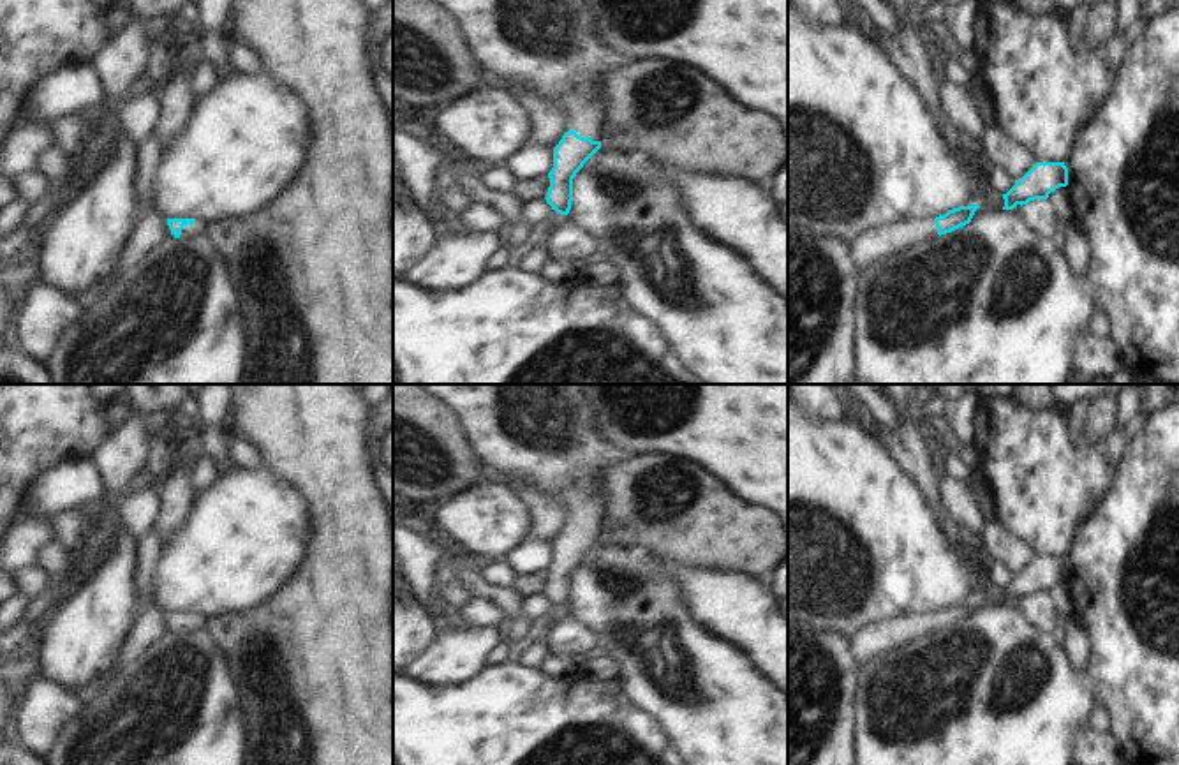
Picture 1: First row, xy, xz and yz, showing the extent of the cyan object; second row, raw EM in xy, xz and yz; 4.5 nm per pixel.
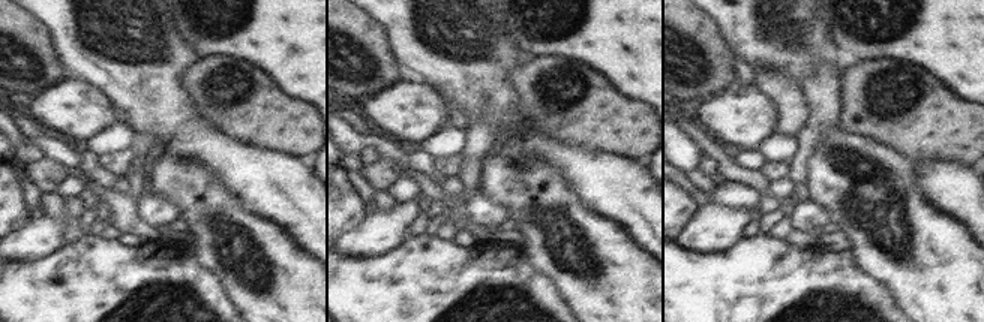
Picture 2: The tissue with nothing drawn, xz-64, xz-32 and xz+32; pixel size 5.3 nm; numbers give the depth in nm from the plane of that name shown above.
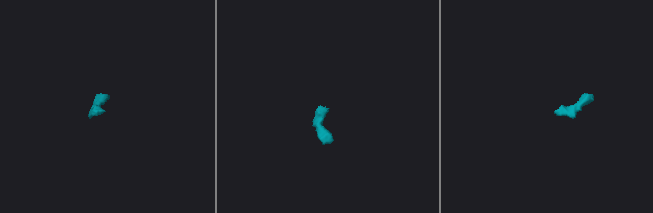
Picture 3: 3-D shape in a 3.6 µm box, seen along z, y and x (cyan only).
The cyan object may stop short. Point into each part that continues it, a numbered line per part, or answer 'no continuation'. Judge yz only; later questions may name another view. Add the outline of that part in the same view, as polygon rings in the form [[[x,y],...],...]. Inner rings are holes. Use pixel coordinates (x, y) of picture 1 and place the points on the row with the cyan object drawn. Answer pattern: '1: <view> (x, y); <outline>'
1: yz (878, 244); [[[913,219],[872,229],[848,245],[851,264],[862,271],[878,261],[938,236],[932,219]]]

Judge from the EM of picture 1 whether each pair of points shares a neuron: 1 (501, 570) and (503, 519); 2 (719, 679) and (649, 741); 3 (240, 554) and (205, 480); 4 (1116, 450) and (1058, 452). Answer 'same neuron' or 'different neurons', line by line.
1: different neurons
2: different neurons
3: different neurons
4: different neurons

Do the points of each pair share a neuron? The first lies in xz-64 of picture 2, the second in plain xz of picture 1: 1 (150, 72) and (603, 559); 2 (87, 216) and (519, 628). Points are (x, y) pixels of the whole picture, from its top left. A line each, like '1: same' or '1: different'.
1: different
2: different

